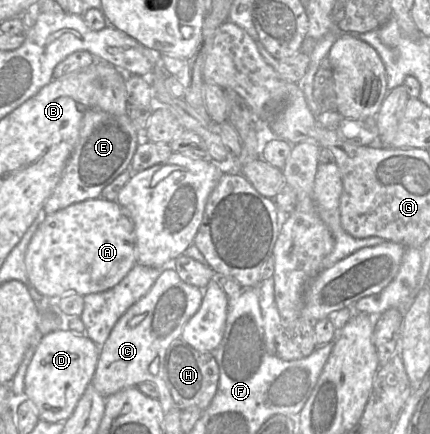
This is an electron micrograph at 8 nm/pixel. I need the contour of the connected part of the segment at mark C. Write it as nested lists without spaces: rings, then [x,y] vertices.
[[[164,268],[150,290],[134,303],[118,319],[109,337],[99,351],[99,358],[92,384],[104,397],[123,388],[136,387],[143,382],[153,383],[158,390],[158,400],[164,413],[178,408],[163,378],[163,358],[172,341],[181,337],[182,330],[188,320],[197,312],[203,299],[203,289],[185,283],[175,270]]]

